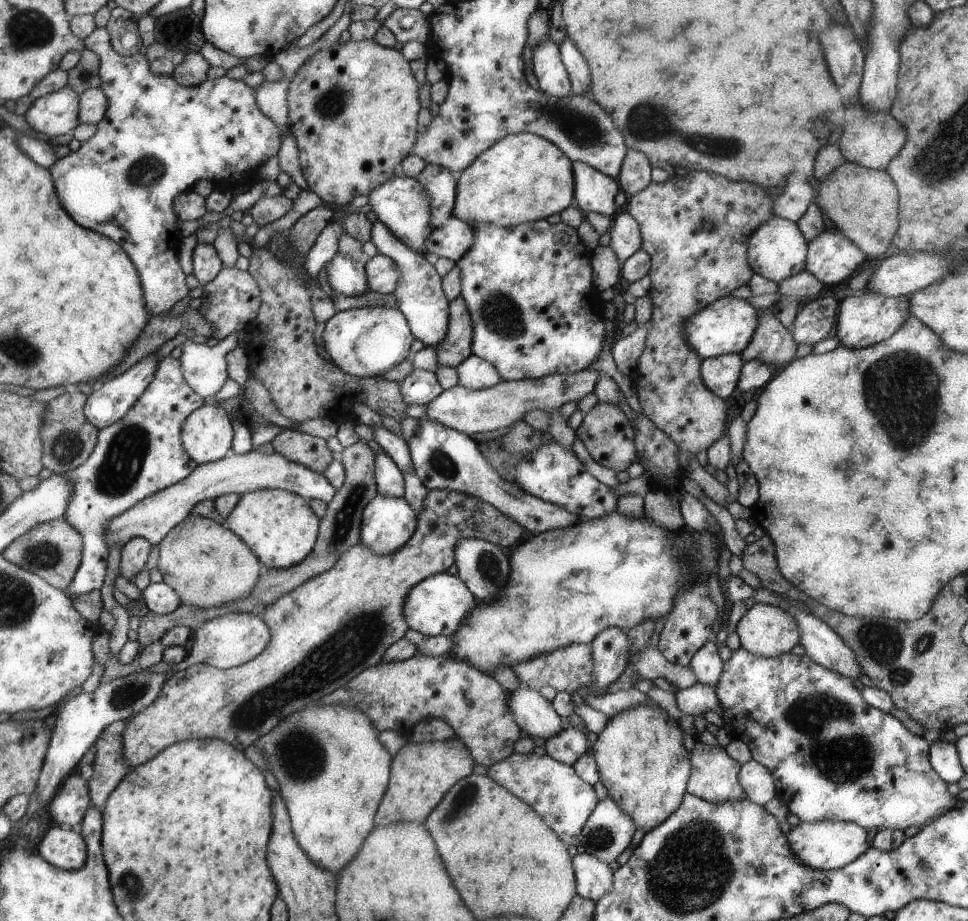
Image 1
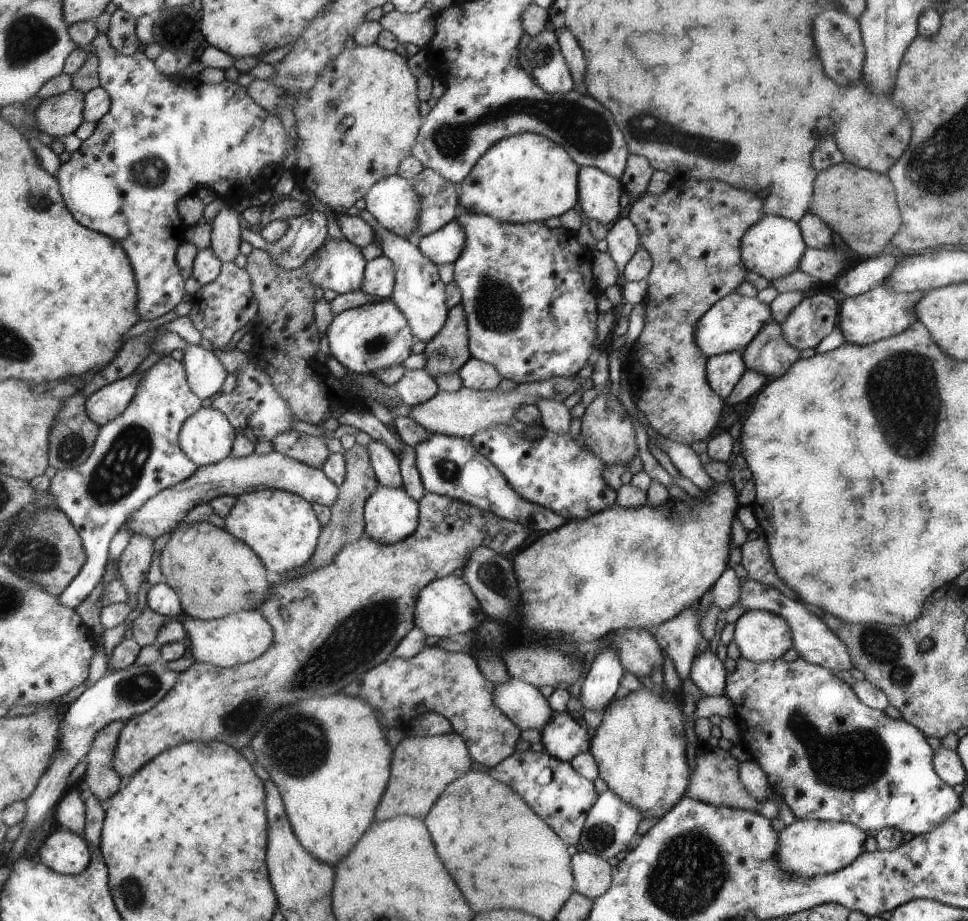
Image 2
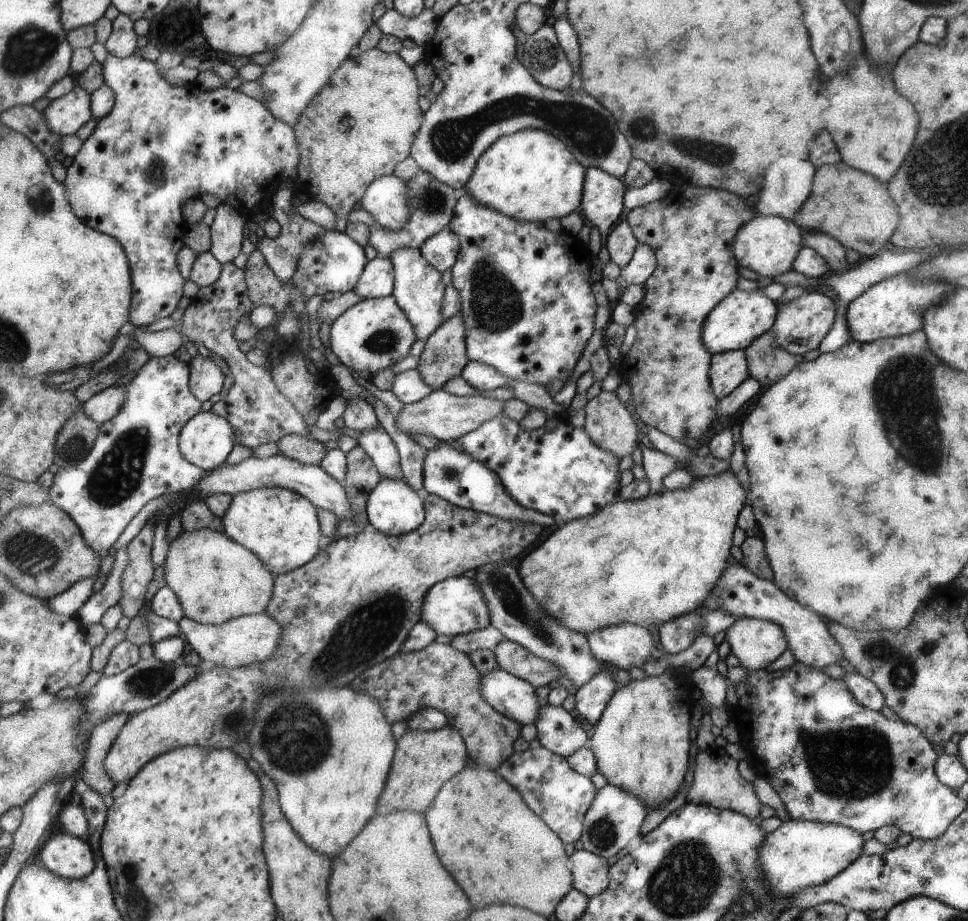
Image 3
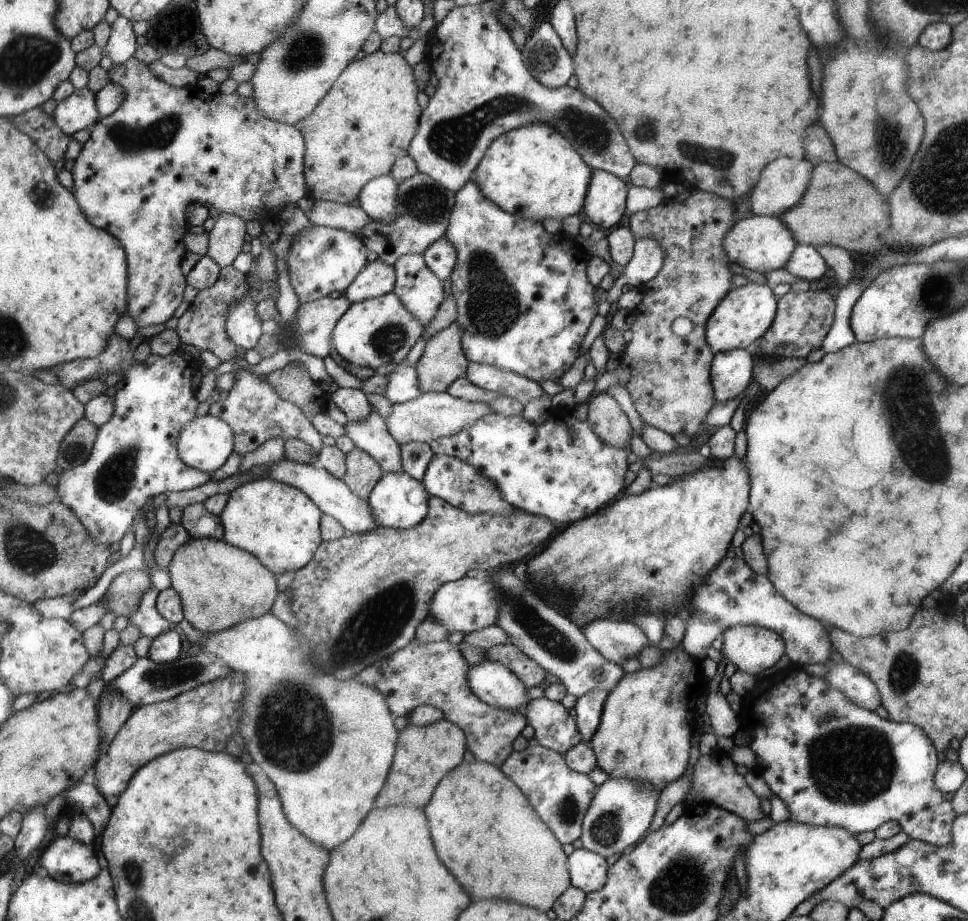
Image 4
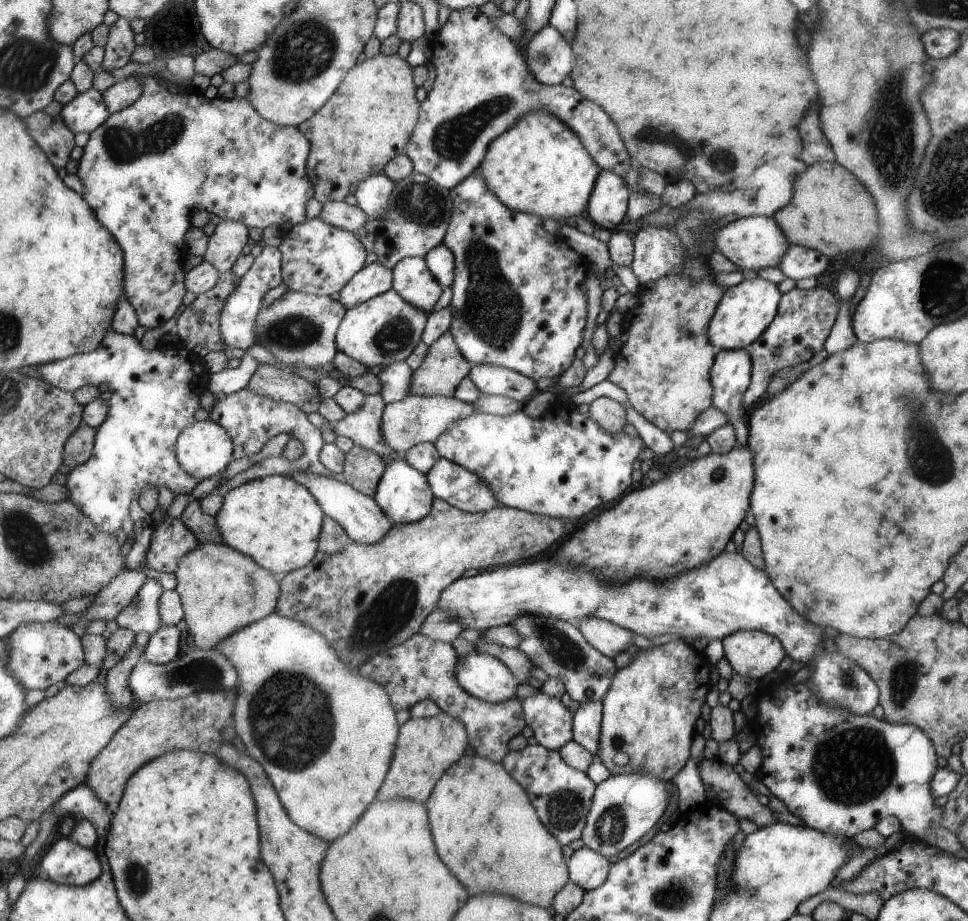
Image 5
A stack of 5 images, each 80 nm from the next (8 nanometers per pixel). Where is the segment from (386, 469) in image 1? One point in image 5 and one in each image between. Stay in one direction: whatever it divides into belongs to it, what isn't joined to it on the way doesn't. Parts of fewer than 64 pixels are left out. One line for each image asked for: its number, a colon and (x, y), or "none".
2: (385, 463)
3: (378, 445)
4: (371, 435)
5: (362, 427)

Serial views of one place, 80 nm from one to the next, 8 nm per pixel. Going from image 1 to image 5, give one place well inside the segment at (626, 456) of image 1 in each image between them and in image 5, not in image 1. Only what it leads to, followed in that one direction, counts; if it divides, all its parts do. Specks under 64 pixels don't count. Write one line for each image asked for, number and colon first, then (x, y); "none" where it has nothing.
2: (605, 428)
3: (609, 425)
4: (609, 422)
5: (608, 414)

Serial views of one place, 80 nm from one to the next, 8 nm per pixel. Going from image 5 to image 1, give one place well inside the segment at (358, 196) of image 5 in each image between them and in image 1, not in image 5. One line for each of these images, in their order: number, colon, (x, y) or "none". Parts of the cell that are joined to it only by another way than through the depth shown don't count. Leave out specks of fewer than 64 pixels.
1: (402, 204)
2: (393, 202)
3: (385, 199)
4: (378, 198)

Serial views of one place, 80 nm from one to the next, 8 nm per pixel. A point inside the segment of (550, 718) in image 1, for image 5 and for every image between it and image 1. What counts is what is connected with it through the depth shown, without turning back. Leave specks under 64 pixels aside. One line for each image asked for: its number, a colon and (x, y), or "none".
2: (522, 703)
3: (515, 698)
4: (493, 683)
5: (484, 677)

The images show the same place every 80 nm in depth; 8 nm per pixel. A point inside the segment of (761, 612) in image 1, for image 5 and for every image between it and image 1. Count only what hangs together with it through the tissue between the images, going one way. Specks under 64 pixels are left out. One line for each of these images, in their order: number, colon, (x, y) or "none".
2: (760, 636)
3: (756, 642)
4: (751, 648)
5: (751, 654)

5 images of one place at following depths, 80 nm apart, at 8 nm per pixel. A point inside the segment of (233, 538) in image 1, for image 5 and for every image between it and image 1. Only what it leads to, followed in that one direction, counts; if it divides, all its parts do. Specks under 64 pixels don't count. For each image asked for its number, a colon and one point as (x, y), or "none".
2: (215, 573)
3: (217, 579)
4: (220, 584)
5: (223, 590)

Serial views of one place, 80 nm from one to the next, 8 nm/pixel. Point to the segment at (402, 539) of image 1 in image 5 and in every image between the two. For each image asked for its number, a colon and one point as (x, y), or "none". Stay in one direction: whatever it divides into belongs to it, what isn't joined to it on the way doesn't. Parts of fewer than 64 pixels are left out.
2: (390, 516)
3: (394, 508)
4: (398, 501)
5: (403, 494)

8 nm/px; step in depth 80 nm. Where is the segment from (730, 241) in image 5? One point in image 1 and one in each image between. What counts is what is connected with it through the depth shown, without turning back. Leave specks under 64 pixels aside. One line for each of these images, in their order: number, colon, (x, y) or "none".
1: (777, 249)
2: (773, 247)
3: (767, 245)
4: (760, 243)

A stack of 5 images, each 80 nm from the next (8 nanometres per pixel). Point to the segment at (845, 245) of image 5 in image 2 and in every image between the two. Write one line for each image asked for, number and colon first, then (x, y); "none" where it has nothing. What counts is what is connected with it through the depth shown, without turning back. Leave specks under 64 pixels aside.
2: (859, 205)
3: (856, 209)
4: (839, 207)

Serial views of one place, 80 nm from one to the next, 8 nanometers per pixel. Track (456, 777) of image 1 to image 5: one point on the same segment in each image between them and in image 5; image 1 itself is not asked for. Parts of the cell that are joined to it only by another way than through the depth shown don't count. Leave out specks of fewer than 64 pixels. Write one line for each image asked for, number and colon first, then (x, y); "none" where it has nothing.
2: (421, 767)
3: (423, 761)
4: (426, 753)
5: (426, 747)

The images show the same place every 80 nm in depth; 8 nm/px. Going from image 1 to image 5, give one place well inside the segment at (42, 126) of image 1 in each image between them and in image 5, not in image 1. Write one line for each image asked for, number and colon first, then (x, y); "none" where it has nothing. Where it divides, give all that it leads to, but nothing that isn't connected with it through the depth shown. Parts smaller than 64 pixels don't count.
2: (59, 115)
3: (65, 115)
4: (80, 110)
5: (88, 110)

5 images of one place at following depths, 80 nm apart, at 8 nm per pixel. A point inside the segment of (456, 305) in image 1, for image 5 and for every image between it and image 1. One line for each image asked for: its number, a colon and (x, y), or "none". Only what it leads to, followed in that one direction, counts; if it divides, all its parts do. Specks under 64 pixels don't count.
2: (448, 350)
3: (443, 356)
4: (442, 360)
5: (443, 366)

